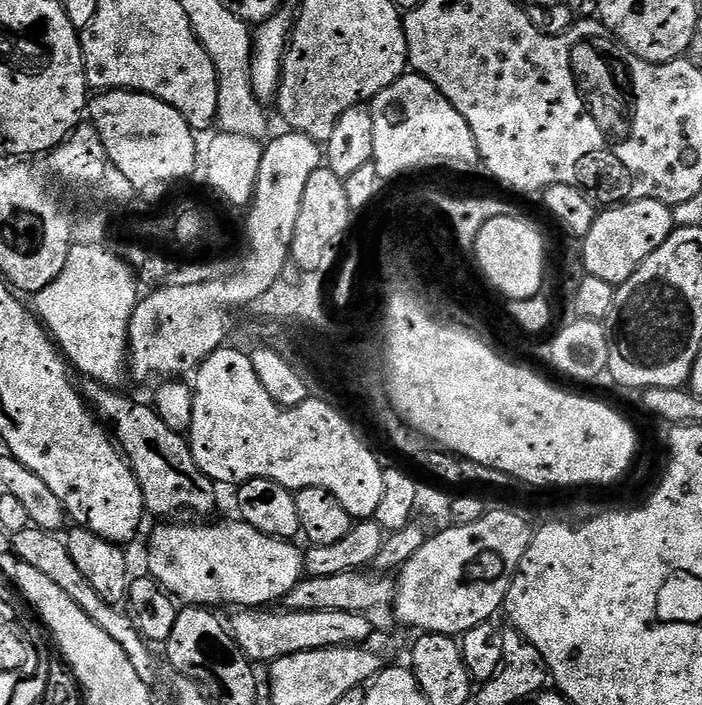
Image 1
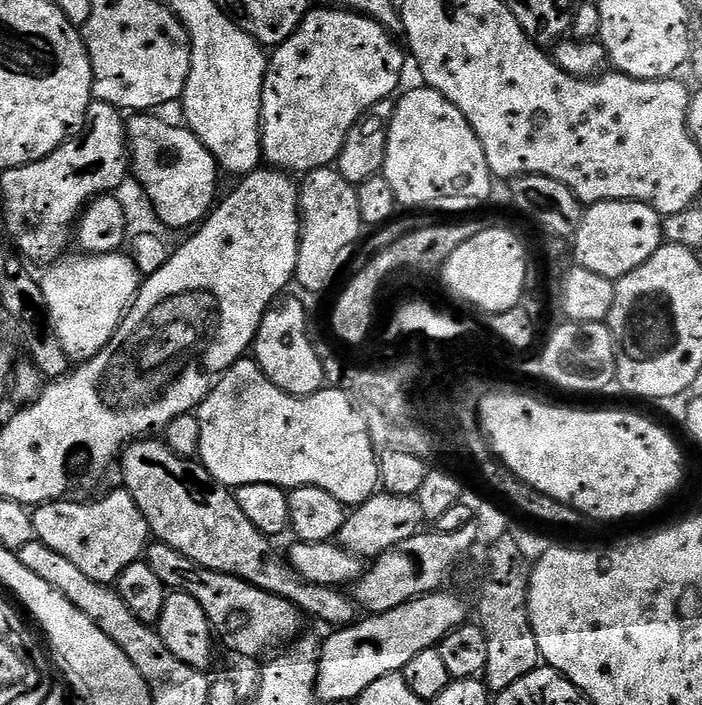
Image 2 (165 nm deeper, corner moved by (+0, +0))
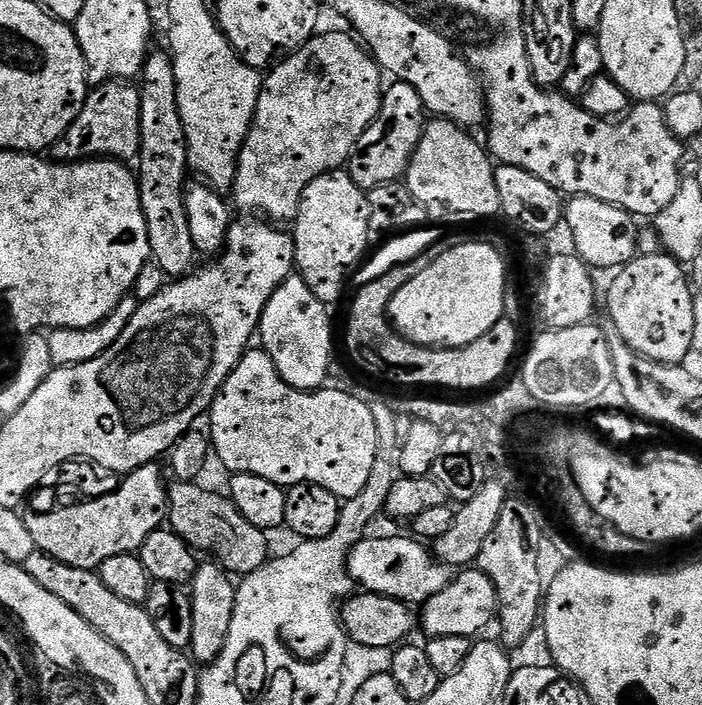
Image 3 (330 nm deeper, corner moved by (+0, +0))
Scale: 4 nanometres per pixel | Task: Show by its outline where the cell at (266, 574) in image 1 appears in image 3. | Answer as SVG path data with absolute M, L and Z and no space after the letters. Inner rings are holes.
M411 535L371 536L358 541L348 555L348 573L352 583L363 591L402 600L409 606L423 606L454 578L453 569L444 561L437 560L427 543Z

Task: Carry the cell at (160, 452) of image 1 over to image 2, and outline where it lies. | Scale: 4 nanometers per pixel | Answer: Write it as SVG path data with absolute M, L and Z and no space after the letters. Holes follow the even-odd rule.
M145 438L133 440L125 447L118 460L119 468L121 474L124 475L123 491L131 494L134 502L138 502L138 510L142 510L146 518L149 533L159 543L178 550L178 554L186 554L186 558L190 558L198 566L206 566L206 570L230 574L234 578L245 580L256 588L289 600L292 605L300 609L305 617L313 616L314 619L329 624L329 629L346 628L356 623L358 605L351 595L340 588L302 582L291 563L285 557L283 560L278 553L272 552L271 546L268 545L271 544L269 537L263 536L258 526L254 526L254 522L250 522L250 518L242 514L242 506L238 506L233 489L225 488L217 482L205 470L203 464L195 459L187 460L174 454L174 450L170 450L163 439Z

